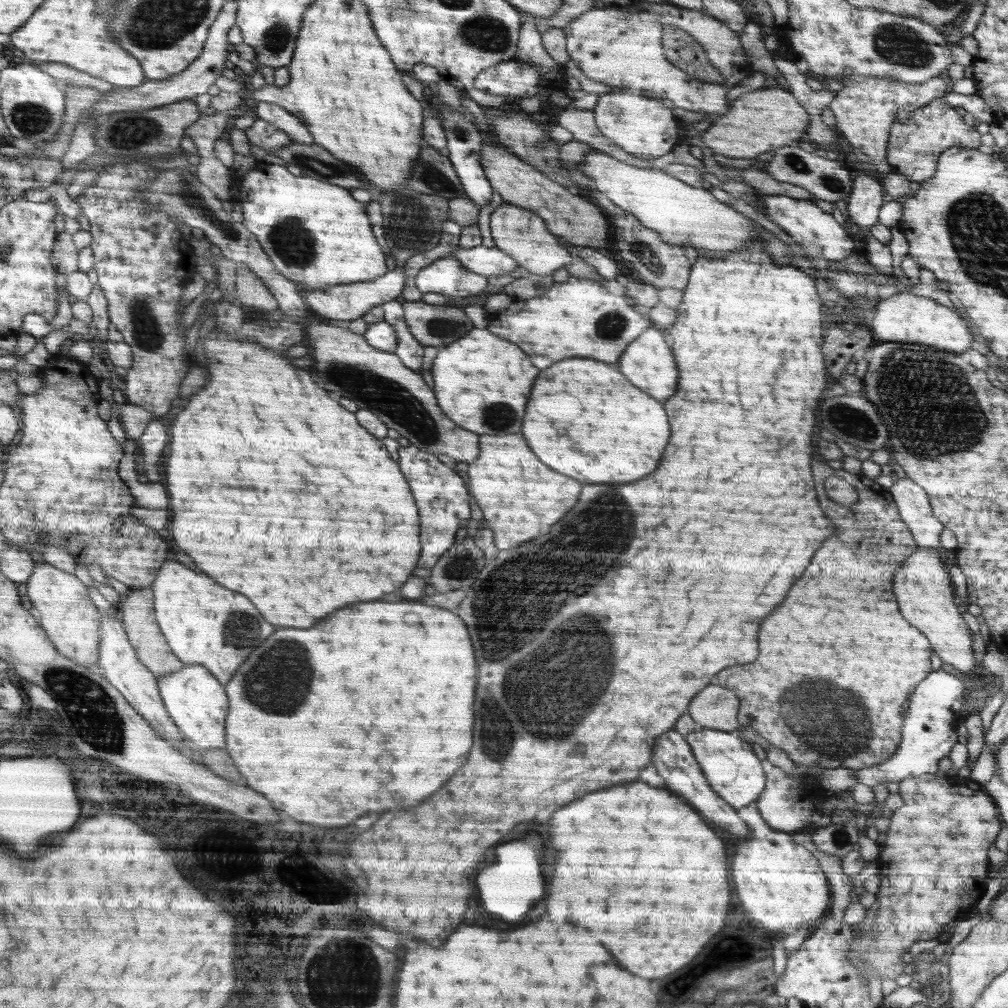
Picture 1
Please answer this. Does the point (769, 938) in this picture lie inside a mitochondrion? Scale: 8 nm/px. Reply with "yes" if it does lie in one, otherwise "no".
no

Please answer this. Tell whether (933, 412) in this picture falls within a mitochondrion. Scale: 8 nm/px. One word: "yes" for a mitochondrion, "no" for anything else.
yes

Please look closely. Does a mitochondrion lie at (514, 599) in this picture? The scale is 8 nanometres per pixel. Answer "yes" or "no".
yes

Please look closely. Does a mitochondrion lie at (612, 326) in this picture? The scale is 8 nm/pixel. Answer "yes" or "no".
yes

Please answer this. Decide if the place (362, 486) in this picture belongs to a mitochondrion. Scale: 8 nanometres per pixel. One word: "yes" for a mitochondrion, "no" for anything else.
no

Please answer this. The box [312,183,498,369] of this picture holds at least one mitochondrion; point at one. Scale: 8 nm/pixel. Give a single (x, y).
(410, 222)

